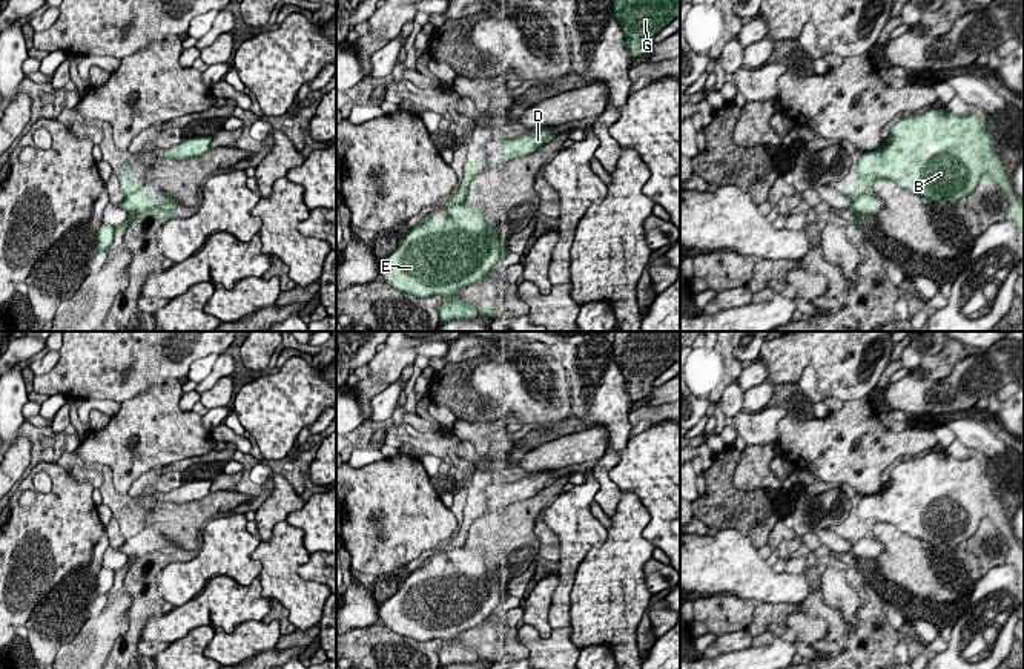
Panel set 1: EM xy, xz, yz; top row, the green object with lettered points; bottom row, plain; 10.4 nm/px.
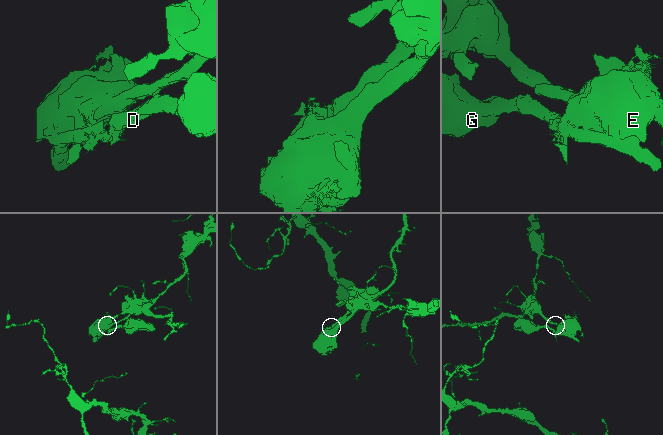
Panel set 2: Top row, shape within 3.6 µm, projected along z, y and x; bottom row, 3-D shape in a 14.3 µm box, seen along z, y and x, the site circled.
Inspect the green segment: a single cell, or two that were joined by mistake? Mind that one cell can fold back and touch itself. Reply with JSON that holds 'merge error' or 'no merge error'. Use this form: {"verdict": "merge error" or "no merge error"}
{"verdict": "merge error"}

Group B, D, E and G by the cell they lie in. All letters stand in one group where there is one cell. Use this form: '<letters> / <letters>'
B E / D G

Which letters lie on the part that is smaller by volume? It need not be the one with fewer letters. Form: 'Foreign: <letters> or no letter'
Foreign: D, G

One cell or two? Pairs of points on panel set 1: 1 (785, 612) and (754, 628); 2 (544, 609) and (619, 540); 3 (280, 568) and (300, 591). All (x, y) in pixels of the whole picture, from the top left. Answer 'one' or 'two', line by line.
1: one
2: two
3: one

